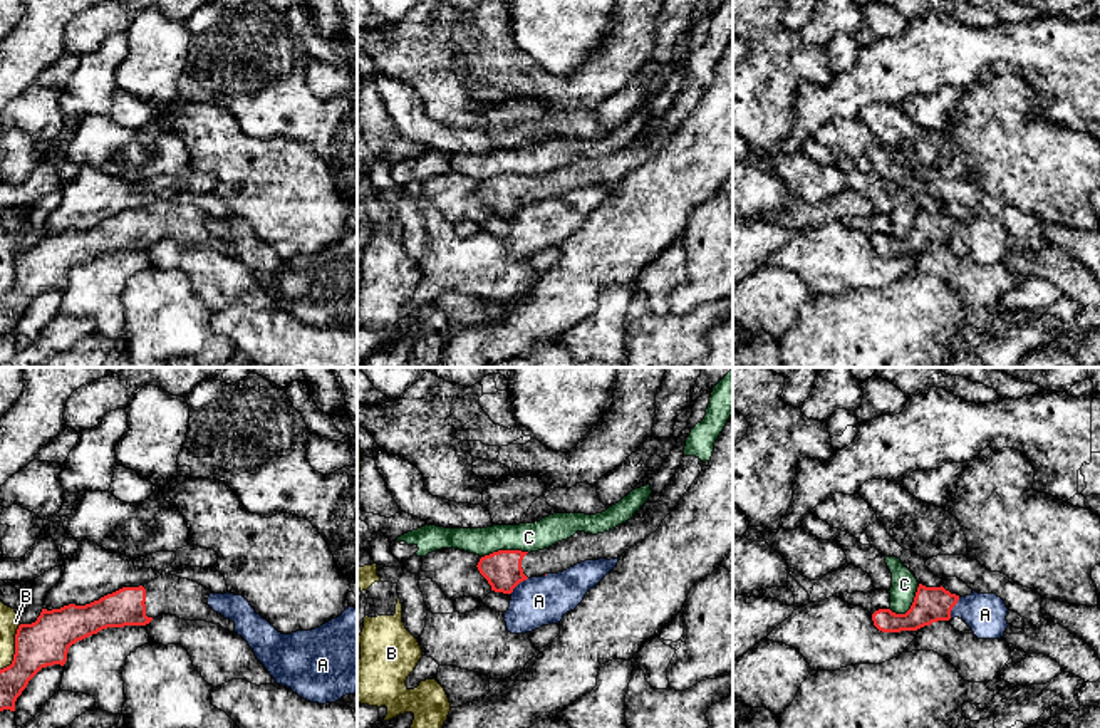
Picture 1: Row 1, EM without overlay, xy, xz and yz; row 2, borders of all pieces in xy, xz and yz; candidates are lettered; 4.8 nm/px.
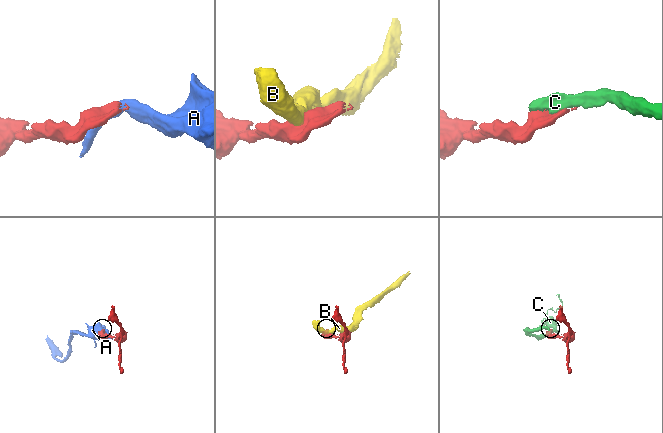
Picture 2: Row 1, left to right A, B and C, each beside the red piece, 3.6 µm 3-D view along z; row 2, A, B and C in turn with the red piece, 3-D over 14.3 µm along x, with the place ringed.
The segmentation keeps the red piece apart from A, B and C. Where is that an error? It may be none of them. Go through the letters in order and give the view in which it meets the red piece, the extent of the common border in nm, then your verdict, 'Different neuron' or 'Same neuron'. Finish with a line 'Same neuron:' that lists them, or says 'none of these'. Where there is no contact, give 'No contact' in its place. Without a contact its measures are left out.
A: Touches red in yz. Shared border 120 nm. Different neuron
B: Touches red in xy. Shared border 240 nm. Different neuron
C: Touches red in xz. Shared border 240 nm. Different neuron
Same neuron: none of these

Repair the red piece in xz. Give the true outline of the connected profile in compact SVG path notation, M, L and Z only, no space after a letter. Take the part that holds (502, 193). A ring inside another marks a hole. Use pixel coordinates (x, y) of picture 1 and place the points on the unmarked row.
M684 81L661 122L656 126L654 117L651 117L630 144L609 156L597 159L577 156L567 164L530 178L498 174L481 181L476 191L491 215L511 218L520 206L530 201L558 198L585 185L617 183L661 151L662 144L701 99L703 91L704 87L699 82Z

